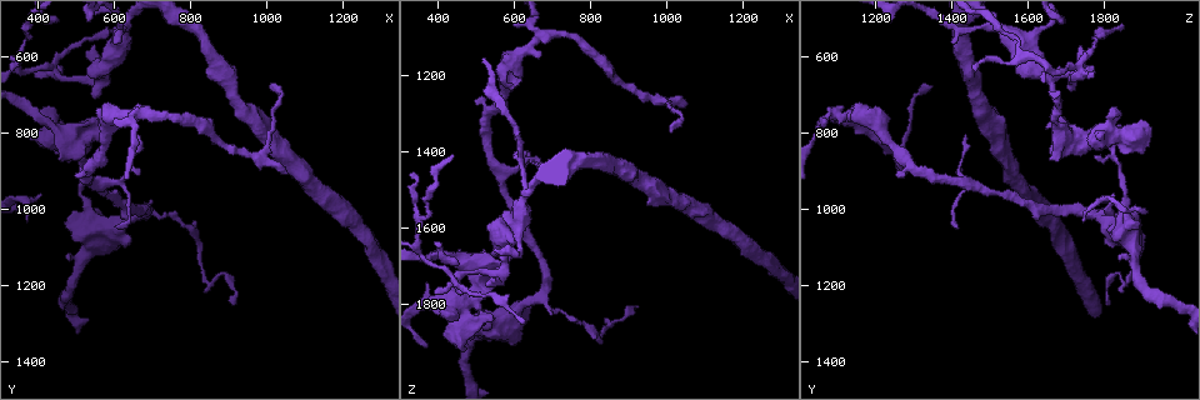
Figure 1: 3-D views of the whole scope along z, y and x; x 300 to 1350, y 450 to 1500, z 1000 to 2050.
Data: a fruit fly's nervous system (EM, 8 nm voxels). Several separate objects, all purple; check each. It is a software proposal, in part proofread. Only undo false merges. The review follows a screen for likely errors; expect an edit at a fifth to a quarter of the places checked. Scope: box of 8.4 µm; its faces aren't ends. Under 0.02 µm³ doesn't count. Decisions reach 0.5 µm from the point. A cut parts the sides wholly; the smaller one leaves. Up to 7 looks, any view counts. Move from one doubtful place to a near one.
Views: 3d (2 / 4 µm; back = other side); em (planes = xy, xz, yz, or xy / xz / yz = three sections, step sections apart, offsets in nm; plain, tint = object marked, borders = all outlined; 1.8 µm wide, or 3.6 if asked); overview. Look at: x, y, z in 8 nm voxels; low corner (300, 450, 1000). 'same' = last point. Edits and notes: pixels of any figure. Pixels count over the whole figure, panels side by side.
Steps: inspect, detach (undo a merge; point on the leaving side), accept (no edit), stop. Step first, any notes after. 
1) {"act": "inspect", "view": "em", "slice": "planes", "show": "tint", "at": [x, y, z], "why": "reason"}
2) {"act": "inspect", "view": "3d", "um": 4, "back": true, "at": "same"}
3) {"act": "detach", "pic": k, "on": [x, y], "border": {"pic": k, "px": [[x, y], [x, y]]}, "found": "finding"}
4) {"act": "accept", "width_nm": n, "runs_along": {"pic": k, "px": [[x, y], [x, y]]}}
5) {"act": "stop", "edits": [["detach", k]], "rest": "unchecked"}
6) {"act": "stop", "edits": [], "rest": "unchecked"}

{"act": "inspect", "view": "em", "slice": "xy", "step": 4, "show": "tint", "at": [445, 630, 1735], "why": "a fork"}

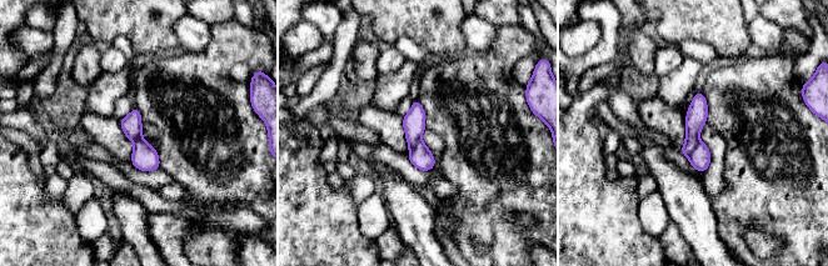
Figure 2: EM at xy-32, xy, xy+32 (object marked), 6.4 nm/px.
{"act": "inspect", "view": "em", "slice": "planes", "show": "tint", "at": "same"}

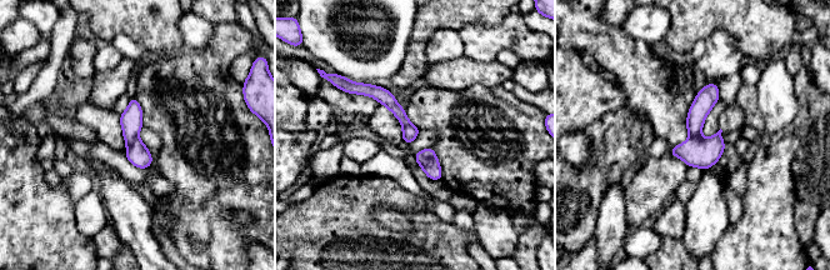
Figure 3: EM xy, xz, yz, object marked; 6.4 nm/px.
{"act": "detach", "pic": 3, "on": [704, 103], "width_nm": 100, "border": {"pic": 3, "px": [[690, 136], [704, 139]]}, "found": "a second cell is stuck on"}

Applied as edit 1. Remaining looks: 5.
{"act": "inspect", "view": "em", "slice": "xy", "step": 8, "show": "tint", "at": [980, 860, 1265], "why": "abrupt turn"}

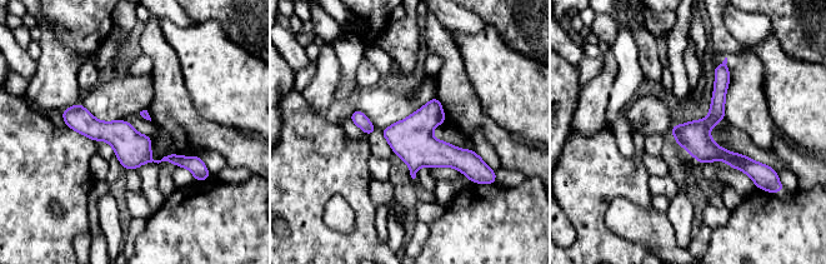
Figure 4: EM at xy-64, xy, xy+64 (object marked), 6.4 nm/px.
{"act": "accept", "runs_along": {"pic": 4, "px": [[65, 114], [149, 159], [198, 163]]}, "found": "all the same cell"}

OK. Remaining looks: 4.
{"act": "inspect", "view": "em", "slice": "planes", "show": "tint", "at": [675, 750, 1090], "why": "three arms meet"}

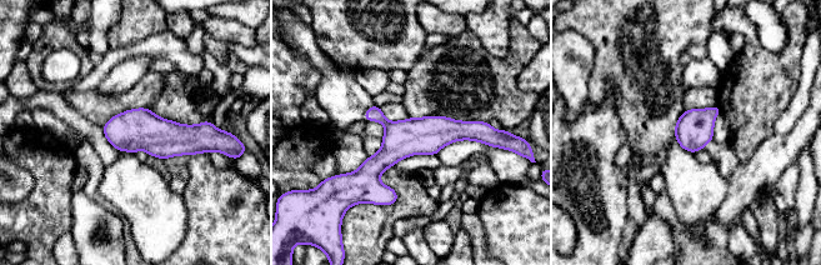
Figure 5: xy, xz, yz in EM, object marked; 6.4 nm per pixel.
{"act": "accept", "width_nm": 240, "runs_along": {"pic": 5, "px": [[486, 128], [405, 138], [350, 176]]}, "found": "one cell here"}

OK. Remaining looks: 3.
{"act": "stop", "edits": [["detach", 3]], "rest": "unchecked"}

